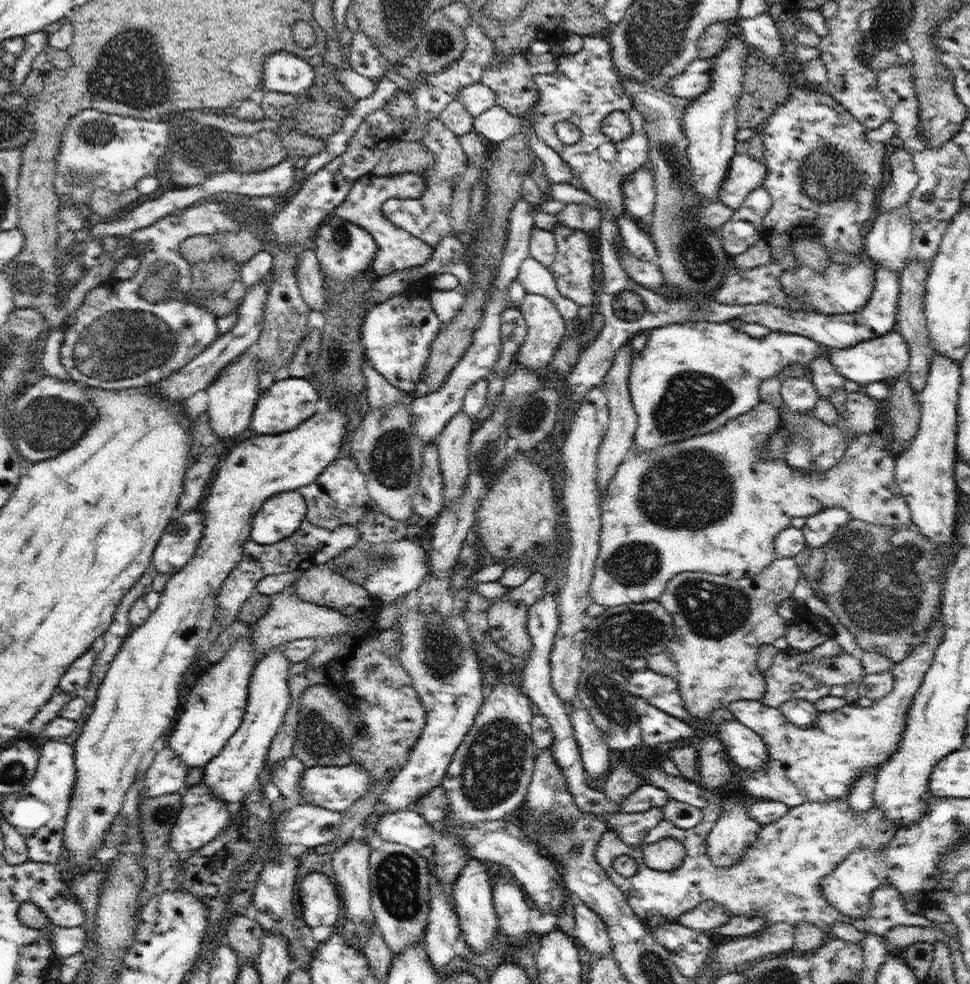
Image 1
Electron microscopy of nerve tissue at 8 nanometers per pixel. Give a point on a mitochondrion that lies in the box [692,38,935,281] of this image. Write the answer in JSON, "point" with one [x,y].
{"point":[829,175]}

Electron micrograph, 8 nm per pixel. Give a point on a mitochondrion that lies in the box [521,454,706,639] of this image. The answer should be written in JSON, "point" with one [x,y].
{"point":[634,564]}

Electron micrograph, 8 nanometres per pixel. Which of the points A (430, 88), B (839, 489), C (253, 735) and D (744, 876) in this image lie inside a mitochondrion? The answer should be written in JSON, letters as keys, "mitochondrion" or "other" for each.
{"A":"other","B":"other","C":"other","D":"mitochondrion"}

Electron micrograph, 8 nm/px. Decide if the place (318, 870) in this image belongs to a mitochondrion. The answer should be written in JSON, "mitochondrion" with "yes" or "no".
{"mitochondrion":"no"}

